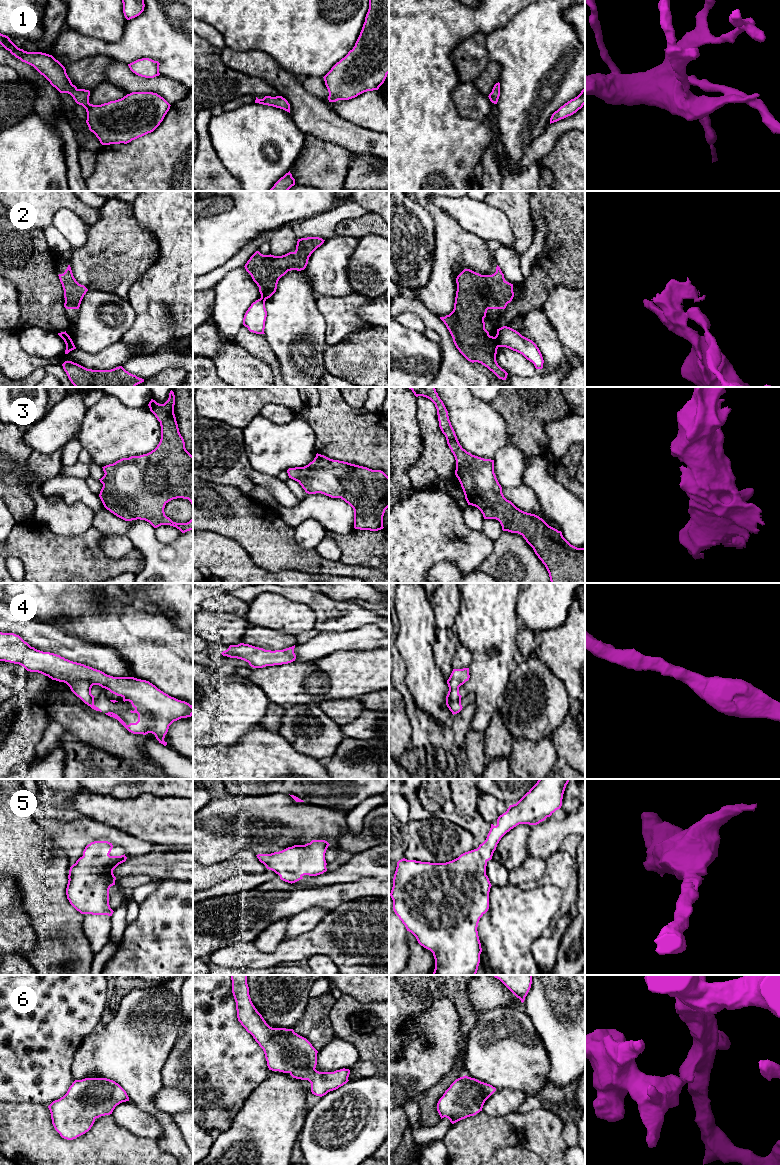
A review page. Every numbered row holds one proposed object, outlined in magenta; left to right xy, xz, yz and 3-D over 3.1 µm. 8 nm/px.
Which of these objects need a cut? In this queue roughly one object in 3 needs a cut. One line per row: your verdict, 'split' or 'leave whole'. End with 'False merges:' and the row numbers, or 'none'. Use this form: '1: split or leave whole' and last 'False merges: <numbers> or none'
1: leave whole
2: split
3: leave whole
4: leave whole
5: leave whole
6: leave whole
False merges: 2

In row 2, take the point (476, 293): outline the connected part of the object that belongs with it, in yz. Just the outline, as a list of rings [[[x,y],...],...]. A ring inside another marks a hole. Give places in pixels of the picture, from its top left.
[[[500,267],[492,275],[481,275],[470,269],[464,269],[456,278],[457,291],[454,309],[445,317],[440,317],[449,330],[459,352],[470,362],[478,362],[492,371],[499,379],[506,380],[508,373],[497,361],[497,341],[485,329],[484,318],[488,309],[505,309],[514,297],[513,284],[507,282]]]

